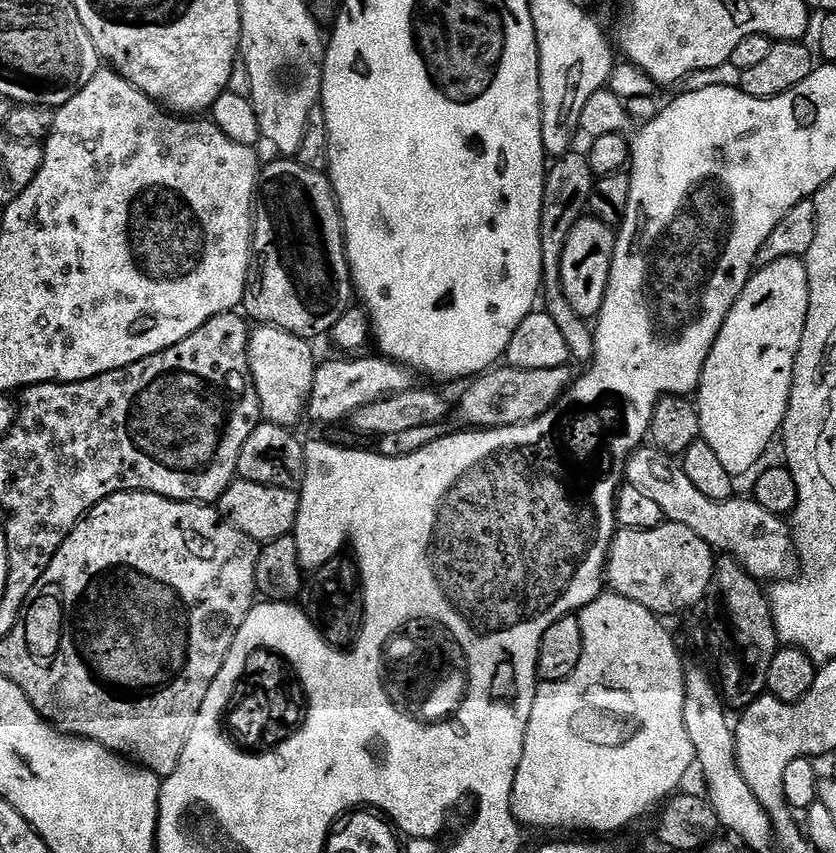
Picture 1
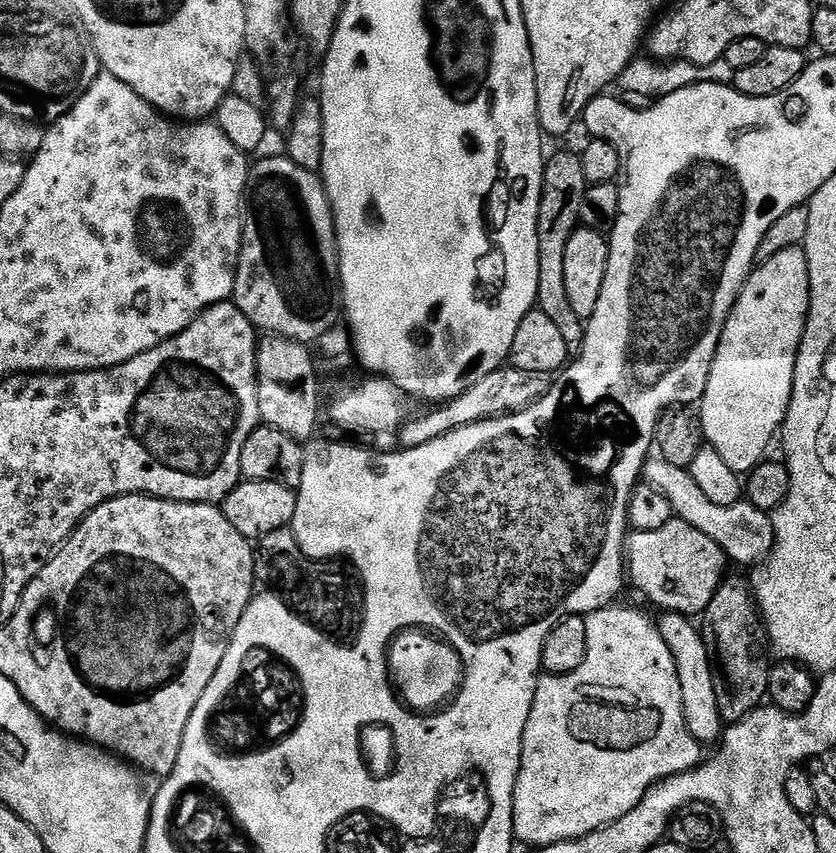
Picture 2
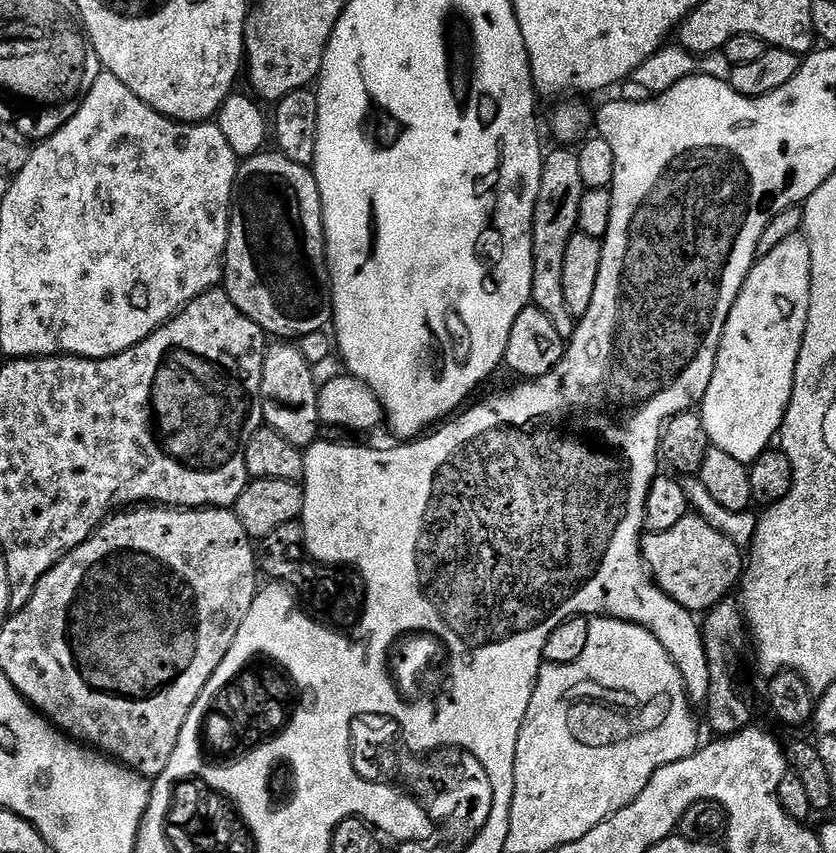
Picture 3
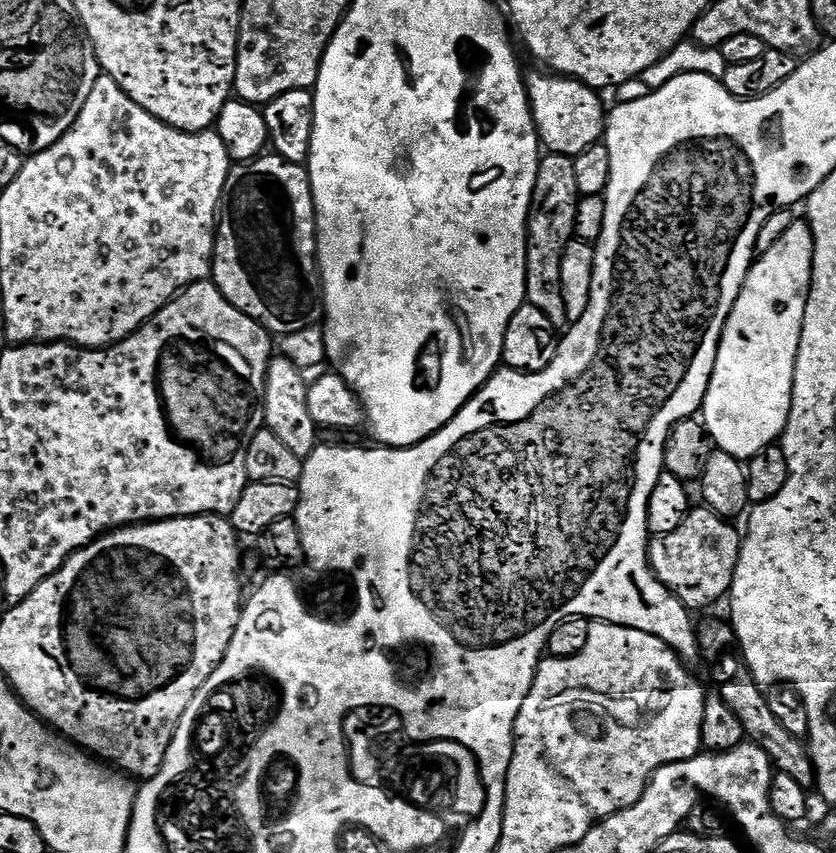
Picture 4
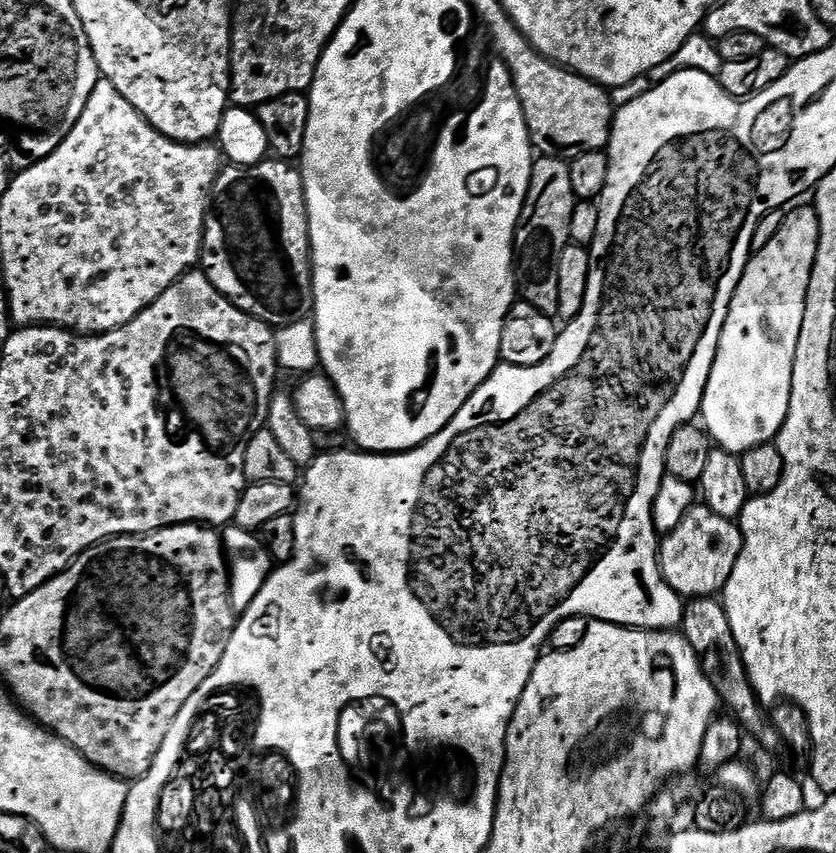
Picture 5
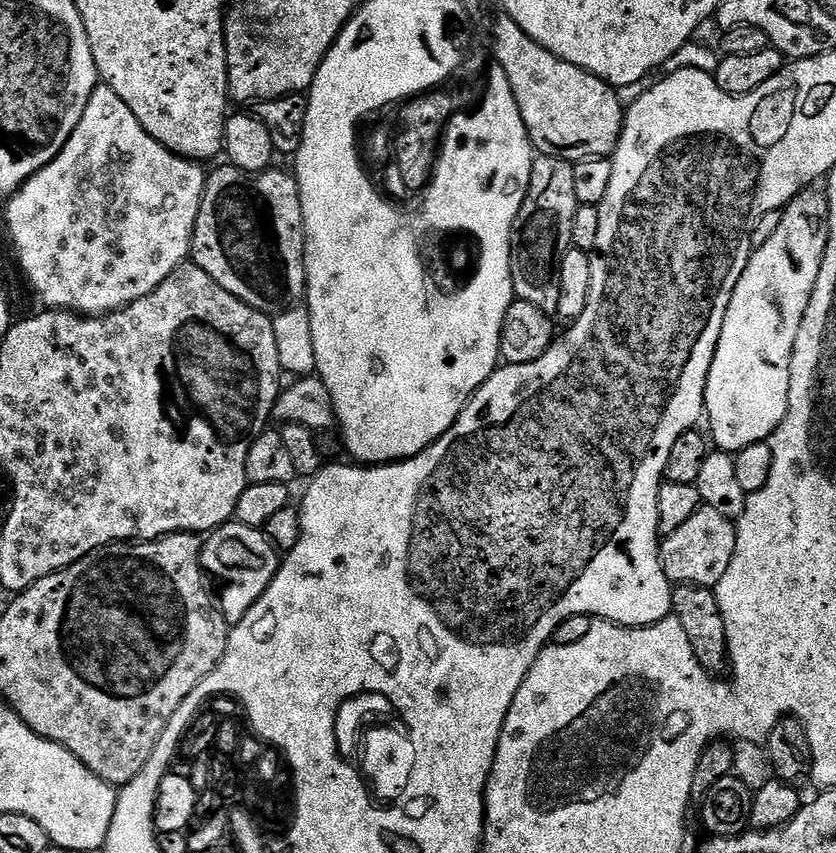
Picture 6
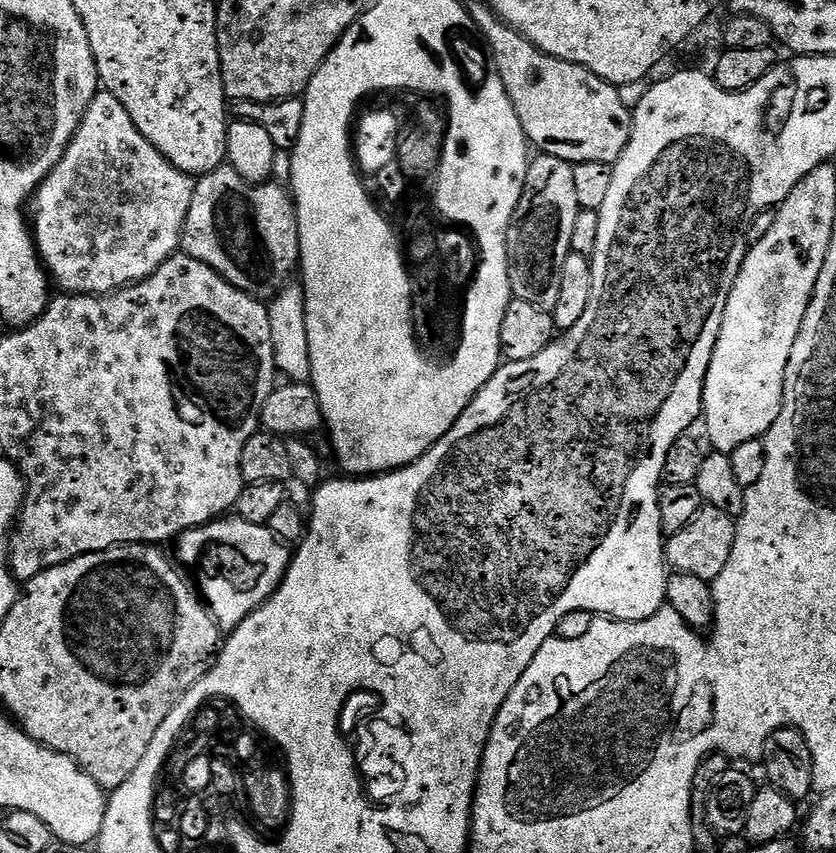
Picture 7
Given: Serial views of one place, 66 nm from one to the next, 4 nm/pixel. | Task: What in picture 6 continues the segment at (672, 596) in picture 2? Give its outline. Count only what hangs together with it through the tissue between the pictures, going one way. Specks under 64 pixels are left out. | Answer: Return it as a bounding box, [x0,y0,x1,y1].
[660,508,736,589]

